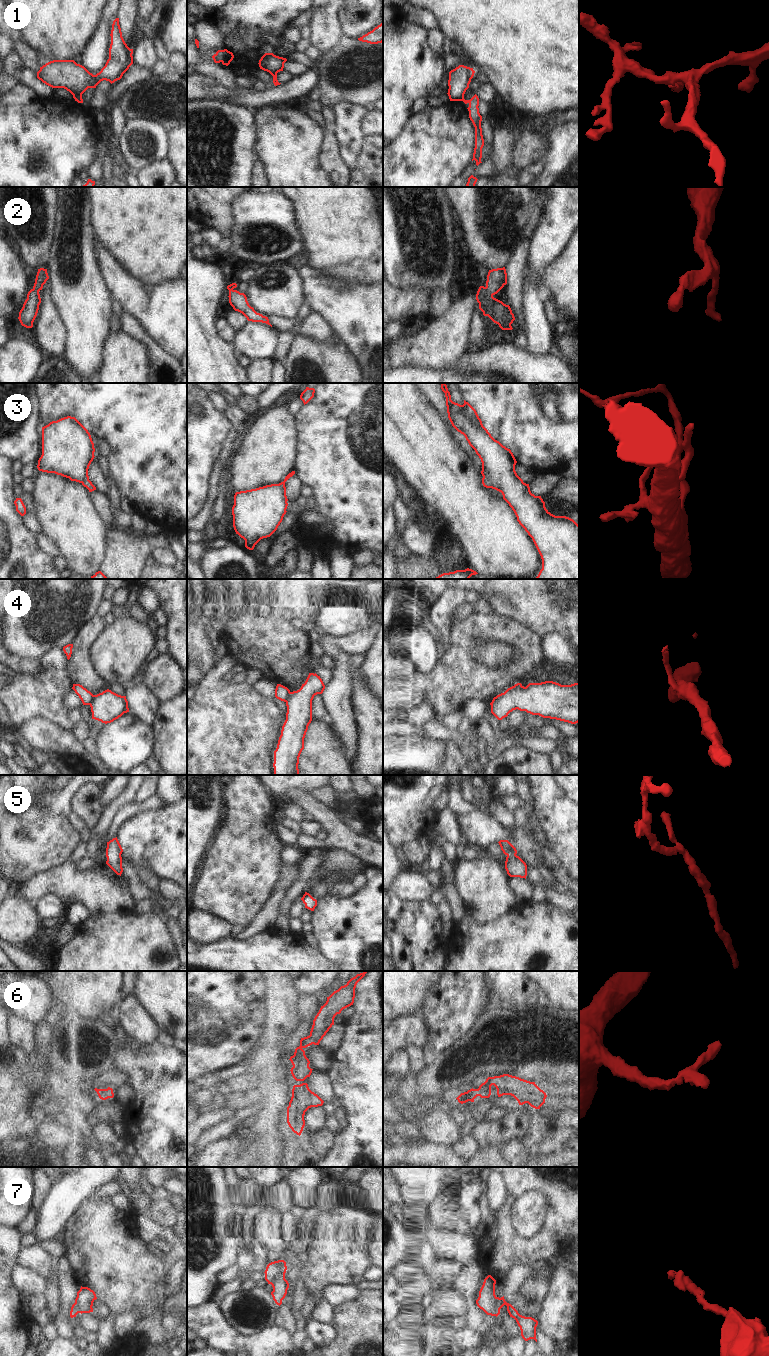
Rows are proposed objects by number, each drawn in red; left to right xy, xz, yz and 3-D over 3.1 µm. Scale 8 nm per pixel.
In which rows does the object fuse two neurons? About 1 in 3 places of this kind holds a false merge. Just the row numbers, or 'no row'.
1, 4

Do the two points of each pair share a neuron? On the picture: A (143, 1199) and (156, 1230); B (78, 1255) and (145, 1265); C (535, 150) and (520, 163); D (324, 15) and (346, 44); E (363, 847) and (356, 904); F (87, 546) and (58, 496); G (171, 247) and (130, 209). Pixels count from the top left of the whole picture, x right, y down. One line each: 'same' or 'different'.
A: same
B: same
C: same
D: different
E: different
F: same
G: same

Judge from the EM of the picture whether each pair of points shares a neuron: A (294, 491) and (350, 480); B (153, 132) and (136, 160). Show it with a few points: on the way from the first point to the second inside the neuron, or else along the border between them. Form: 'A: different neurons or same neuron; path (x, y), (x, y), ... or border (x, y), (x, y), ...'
A: different neurons; border (295, 473), (305, 483)
B: same neuron; path (142, 132), (136, 134), (135, 145), (131, 149)

